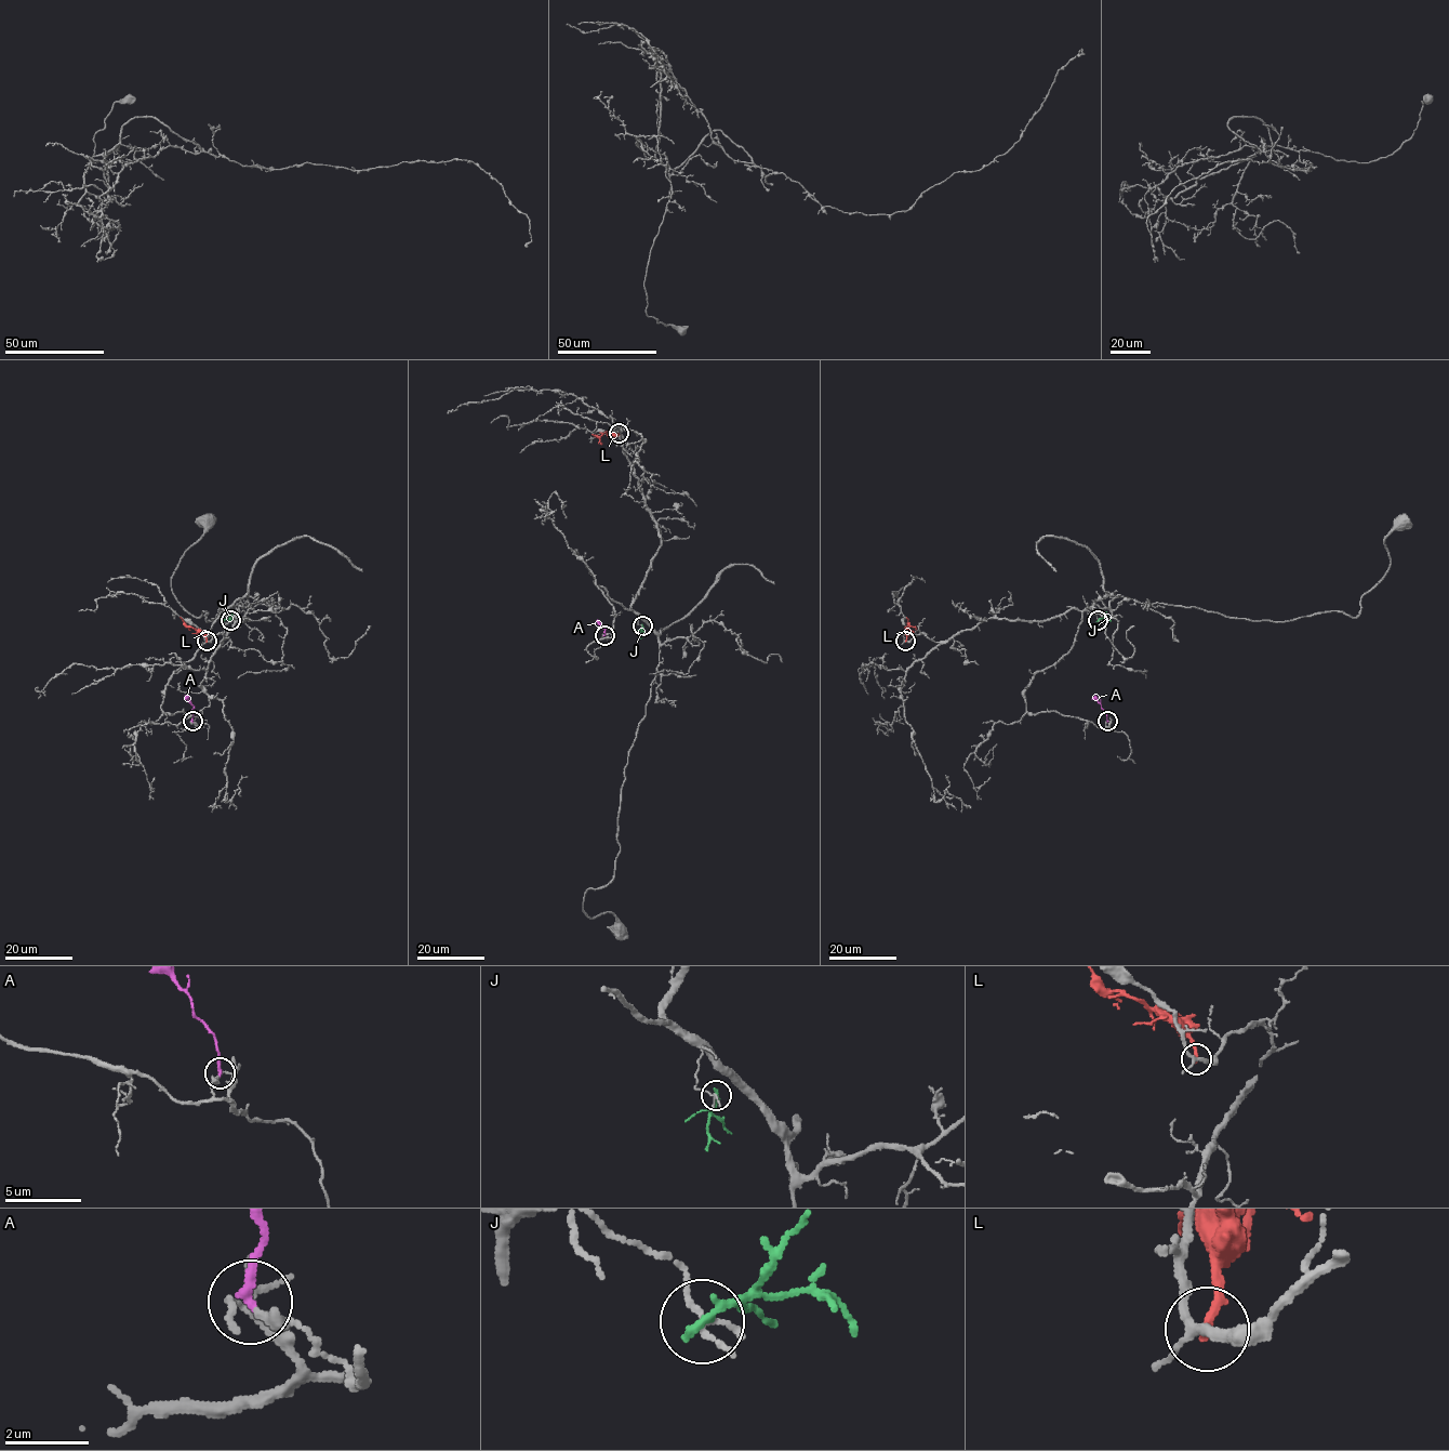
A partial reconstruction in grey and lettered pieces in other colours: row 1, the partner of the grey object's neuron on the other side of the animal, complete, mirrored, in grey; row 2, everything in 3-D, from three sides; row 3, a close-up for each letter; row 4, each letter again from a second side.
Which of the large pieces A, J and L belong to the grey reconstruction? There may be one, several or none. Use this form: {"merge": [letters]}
{"merge": ["A"]}

